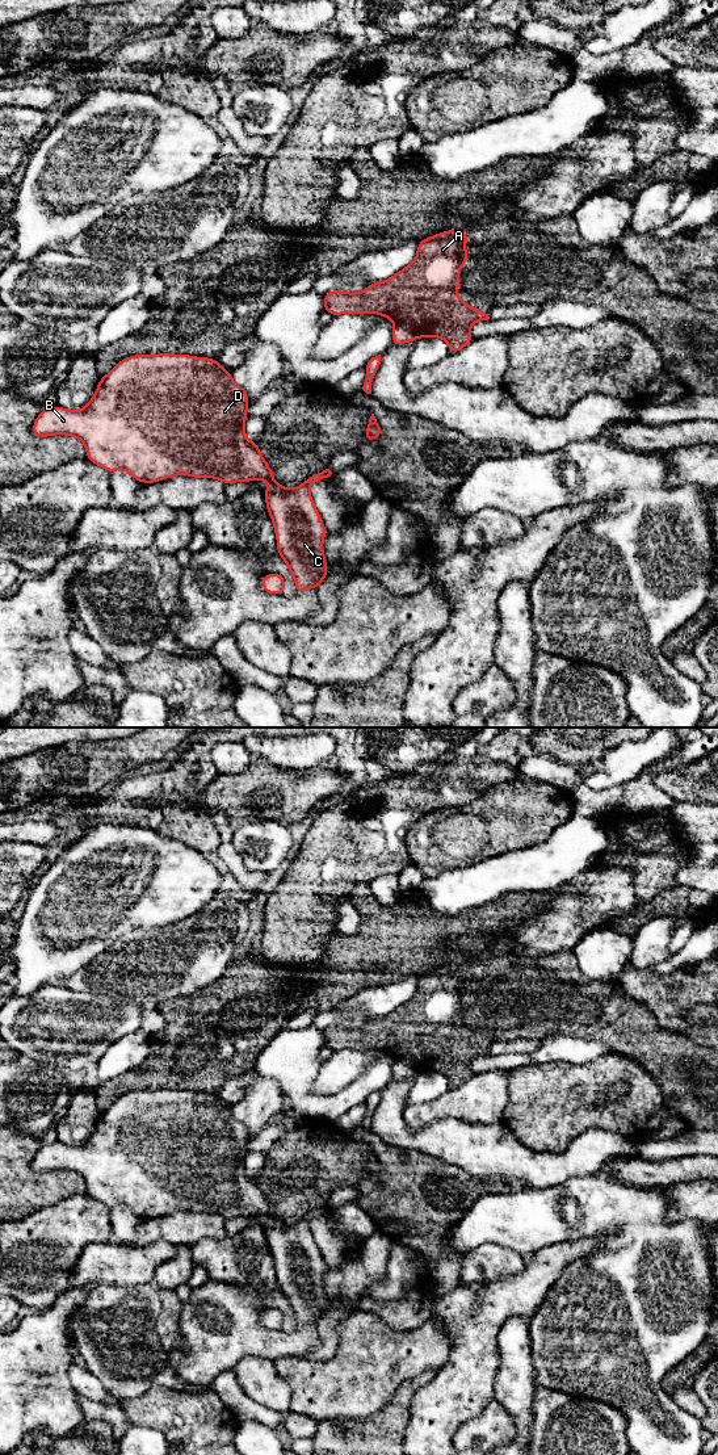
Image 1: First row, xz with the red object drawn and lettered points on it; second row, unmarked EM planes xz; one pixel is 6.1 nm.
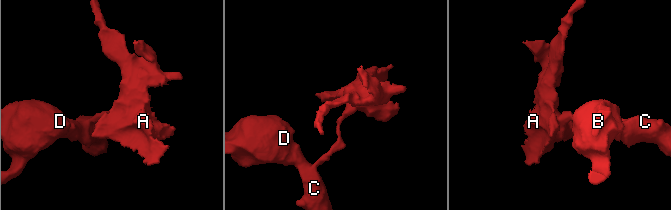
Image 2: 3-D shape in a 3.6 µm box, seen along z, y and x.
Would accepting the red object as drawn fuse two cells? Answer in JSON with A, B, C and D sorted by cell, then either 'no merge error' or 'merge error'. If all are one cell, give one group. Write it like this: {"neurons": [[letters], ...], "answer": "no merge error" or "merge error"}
{"neurons": [["A"], ["B", "C", "D"]], "answer": "merge error"}

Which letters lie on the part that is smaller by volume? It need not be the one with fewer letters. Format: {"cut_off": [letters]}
{"cut_off": ["A"]}

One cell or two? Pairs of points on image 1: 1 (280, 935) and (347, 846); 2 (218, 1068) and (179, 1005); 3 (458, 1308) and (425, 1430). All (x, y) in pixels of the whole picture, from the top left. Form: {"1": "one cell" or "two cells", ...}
{"1": "one cell", "2": "one cell", "3": "one cell"}

